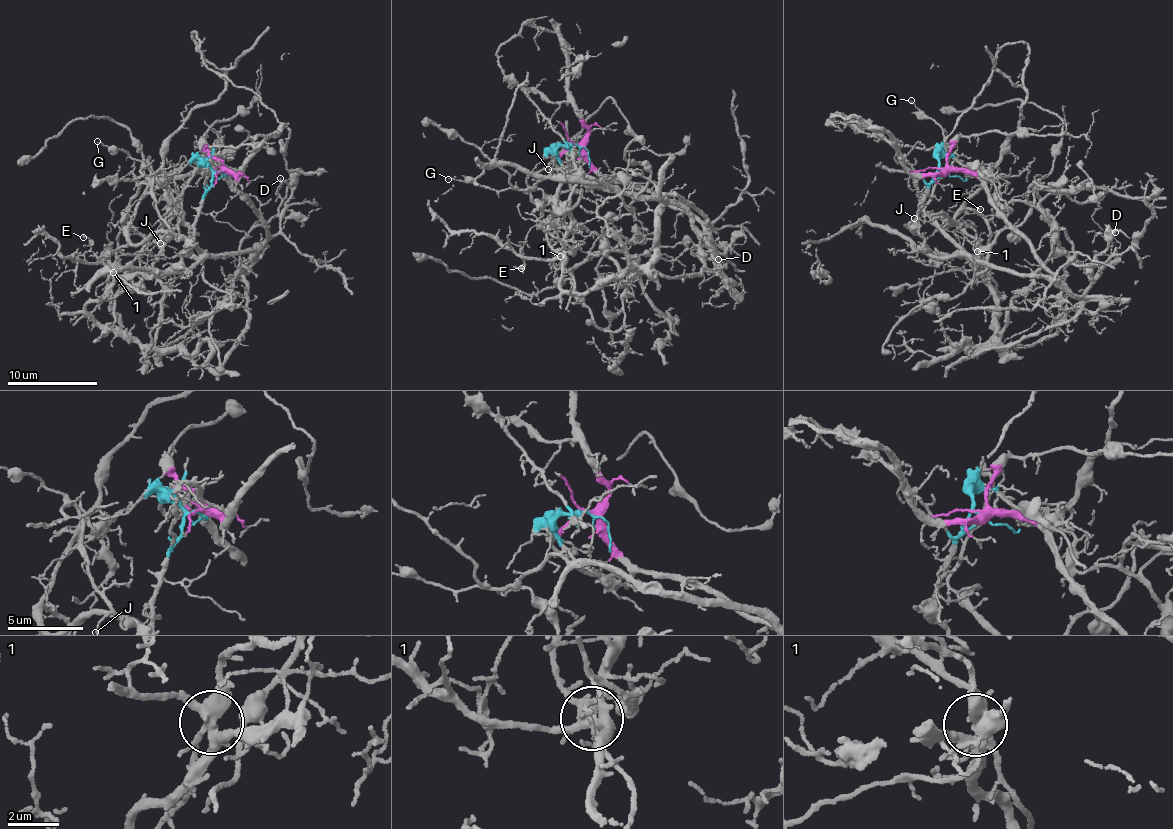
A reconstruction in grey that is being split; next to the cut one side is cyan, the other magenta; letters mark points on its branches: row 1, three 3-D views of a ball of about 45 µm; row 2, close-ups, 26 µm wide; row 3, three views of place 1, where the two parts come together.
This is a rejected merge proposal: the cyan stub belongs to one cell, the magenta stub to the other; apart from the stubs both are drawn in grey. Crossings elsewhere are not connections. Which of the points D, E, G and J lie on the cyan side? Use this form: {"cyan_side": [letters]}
{"cyan_side": ["D", "E"]}

